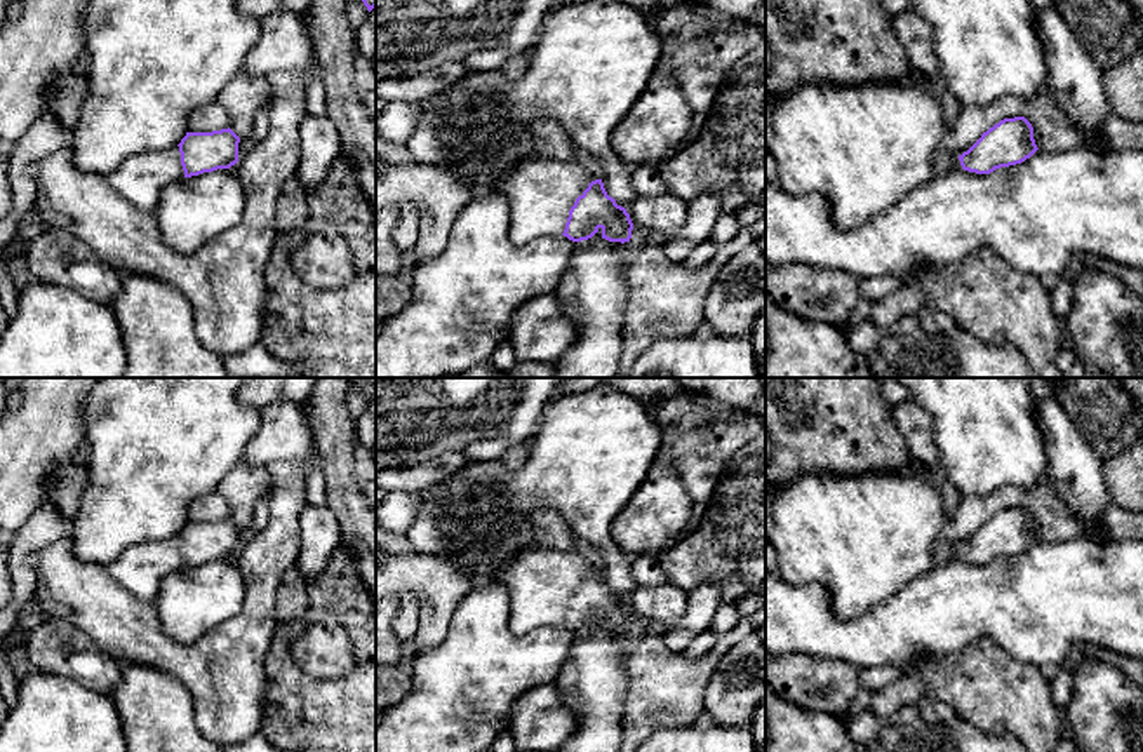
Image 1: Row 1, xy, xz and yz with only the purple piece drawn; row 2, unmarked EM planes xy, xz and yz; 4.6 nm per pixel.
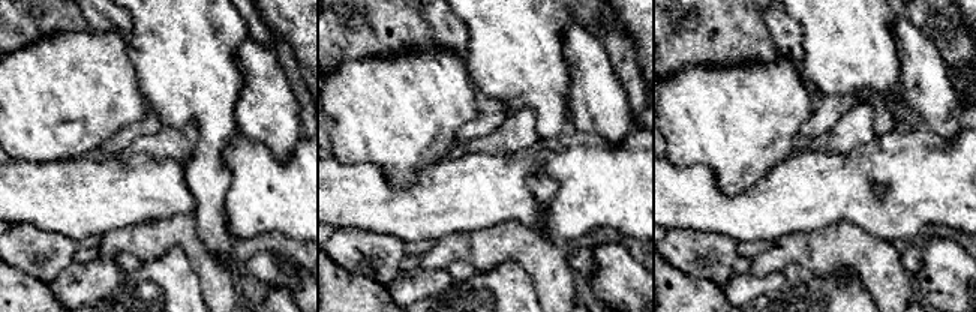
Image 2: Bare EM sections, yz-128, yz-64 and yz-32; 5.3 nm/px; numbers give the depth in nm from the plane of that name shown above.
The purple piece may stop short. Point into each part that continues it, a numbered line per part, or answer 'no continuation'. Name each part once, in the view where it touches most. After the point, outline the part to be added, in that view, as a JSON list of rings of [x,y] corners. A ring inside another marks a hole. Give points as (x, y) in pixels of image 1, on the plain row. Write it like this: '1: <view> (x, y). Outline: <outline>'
1: xz (540, 584). Outline: [[[578,550],[520,552],[494,578],[510,594],[510,630],[524,635],[538,627],[560,627],[571,597],[592,571]]]

